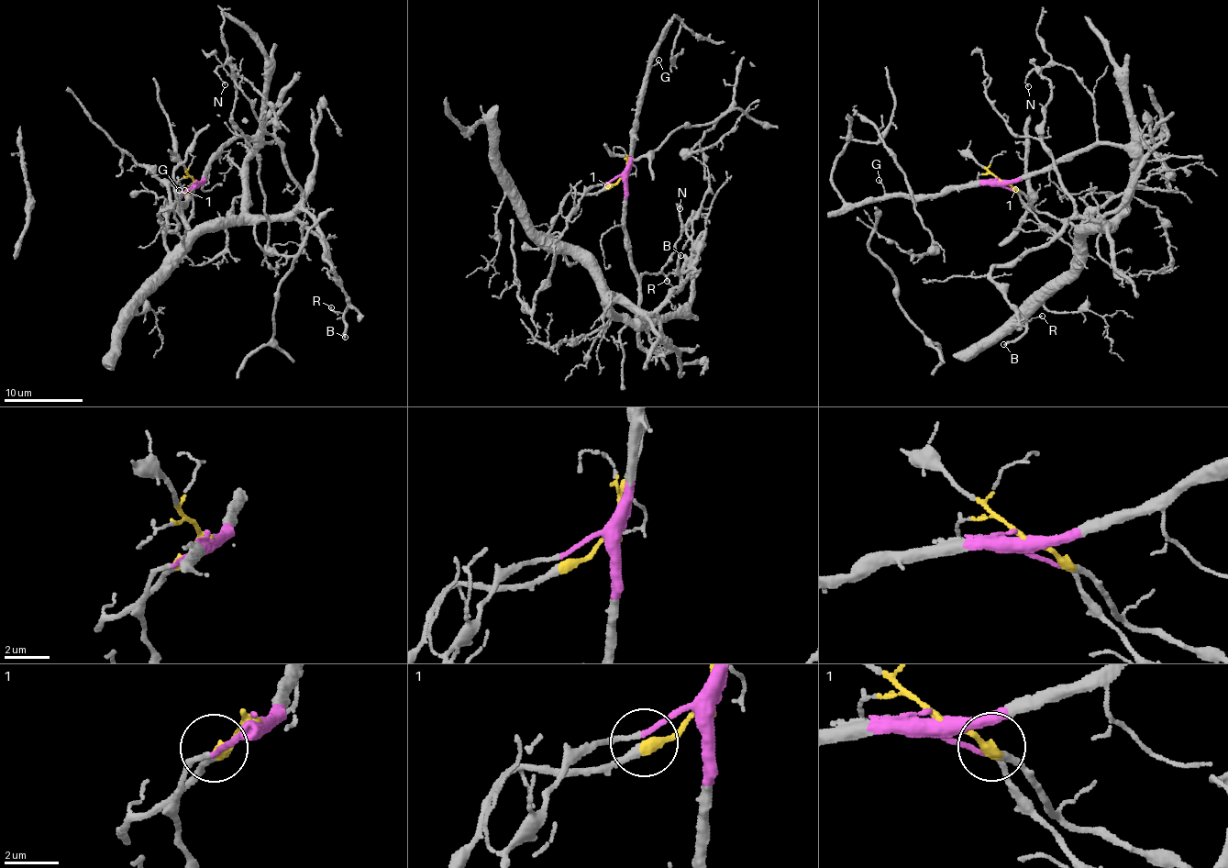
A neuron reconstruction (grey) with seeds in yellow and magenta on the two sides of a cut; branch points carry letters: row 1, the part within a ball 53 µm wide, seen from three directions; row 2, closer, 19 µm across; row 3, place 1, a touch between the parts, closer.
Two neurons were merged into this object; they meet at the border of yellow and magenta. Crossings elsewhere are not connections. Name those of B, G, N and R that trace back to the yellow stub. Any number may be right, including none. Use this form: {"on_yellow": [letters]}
{"on_yellow": ["B", "R"]}

